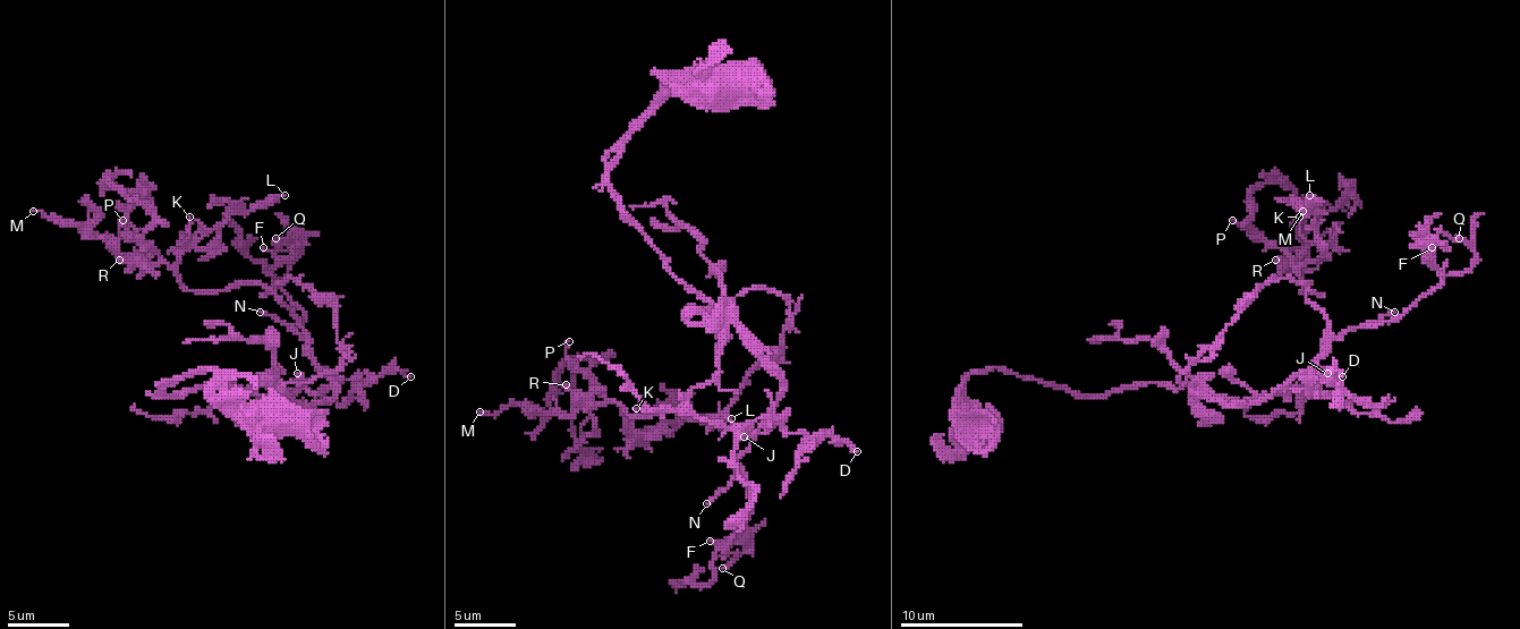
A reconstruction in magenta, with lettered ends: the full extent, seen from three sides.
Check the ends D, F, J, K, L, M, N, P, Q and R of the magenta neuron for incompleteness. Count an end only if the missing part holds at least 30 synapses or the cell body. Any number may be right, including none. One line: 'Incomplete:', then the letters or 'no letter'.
Incomplete: N

